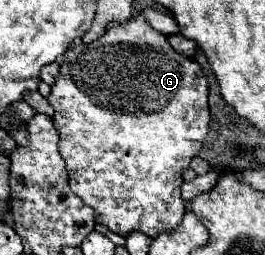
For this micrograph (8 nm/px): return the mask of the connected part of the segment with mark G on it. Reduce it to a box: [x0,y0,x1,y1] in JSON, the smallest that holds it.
[48,16,208,238]

